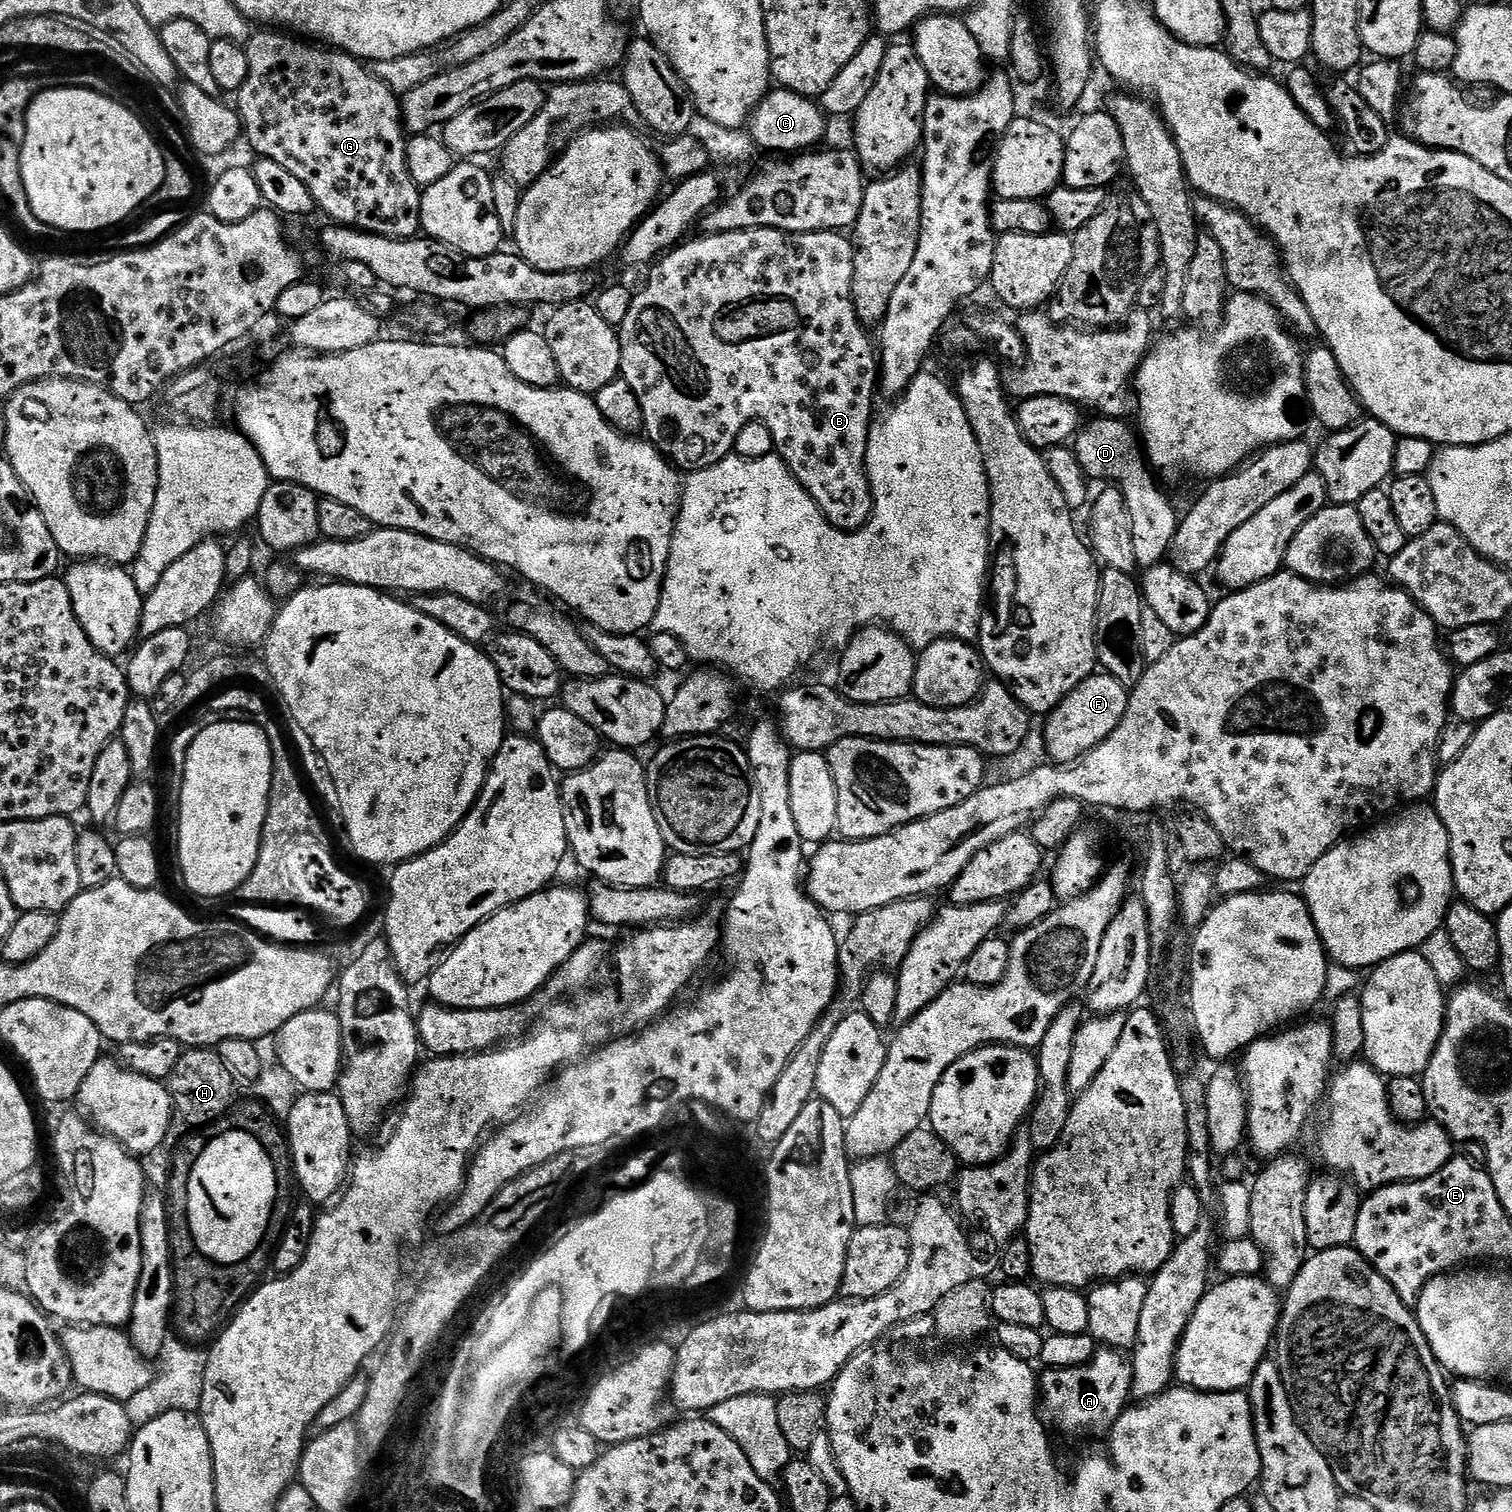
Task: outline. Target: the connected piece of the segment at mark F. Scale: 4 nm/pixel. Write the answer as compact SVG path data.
M1103 674L1087 676L1057 708L1047 713L1044 748L1053 764L1074 764L1102 741L1110 738L1126 714L1130 692L1114 678Z

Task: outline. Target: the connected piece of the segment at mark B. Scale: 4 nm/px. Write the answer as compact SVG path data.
M751 228L746 231L730 231L723 232L722 234L700 234L697 240L689 239L687 242L681 243L651 265L650 271L652 273L649 274L648 281L644 284L644 289L641 292L637 291L633 295L630 314L626 314L626 322L619 325L618 331L620 333L620 349L622 350L620 376L626 382L630 382L630 390L634 390L634 394L638 394L638 402L642 402L642 418L644 419L643 435L677 469L683 470L685 473L697 472L703 468L708 468L712 464L717 464L720 460L724 460L735 449L738 430L742 430L742 426L746 426L751 420L757 420L758 423L766 426L766 430L770 430L770 438L774 438L775 455L779 456L780 461L788 467L790 474L794 474L794 478L806 490L806 494L810 494L810 498L814 498L814 502L818 506L820 513L838 530L842 530L843 532L857 532L872 517L872 487L868 481L868 469L864 467L864 459L868 453L868 430L874 423L872 399L878 396L876 385L878 380L878 352L874 347L873 337L872 340L868 337L871 336L869 329L861 324L858 314L854 310L852 282L854 280L854 254L856 250L853 241L849 237L847 239L844 236L847 235L840 232L784 232L776 231L773 228Z

